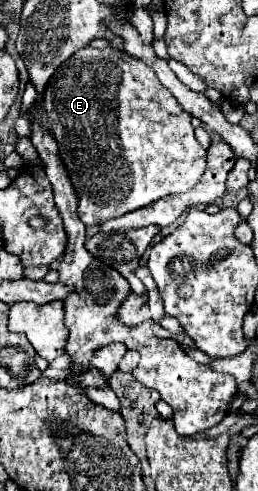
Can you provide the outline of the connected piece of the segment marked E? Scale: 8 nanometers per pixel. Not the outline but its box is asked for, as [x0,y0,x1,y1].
[36,47,206,227]

